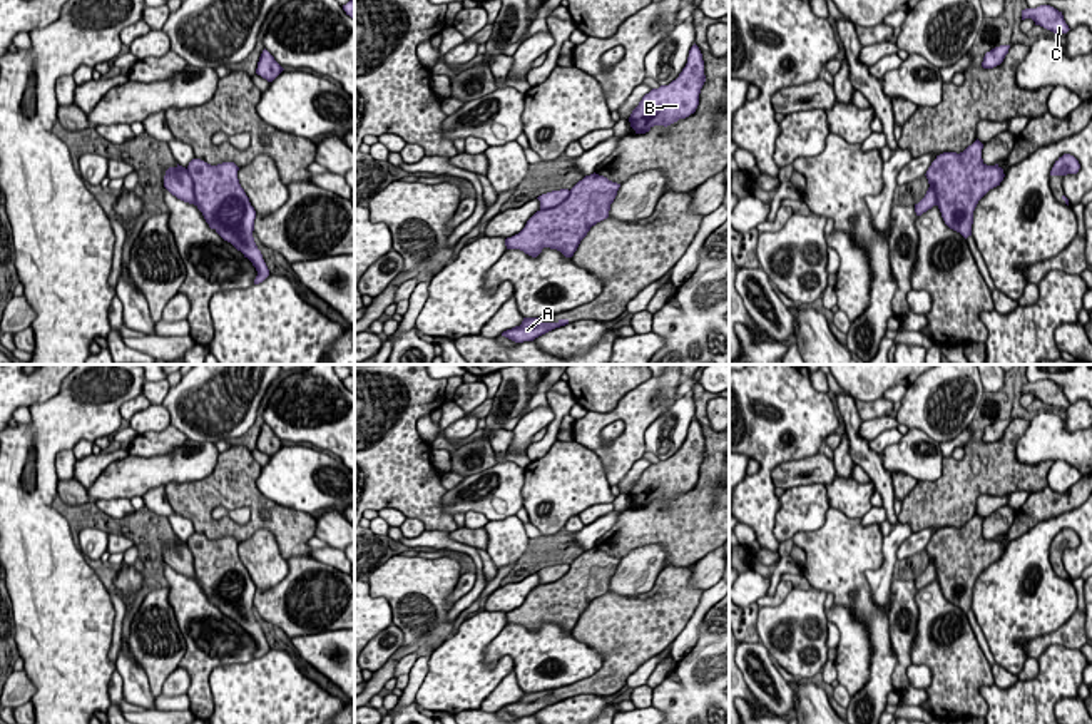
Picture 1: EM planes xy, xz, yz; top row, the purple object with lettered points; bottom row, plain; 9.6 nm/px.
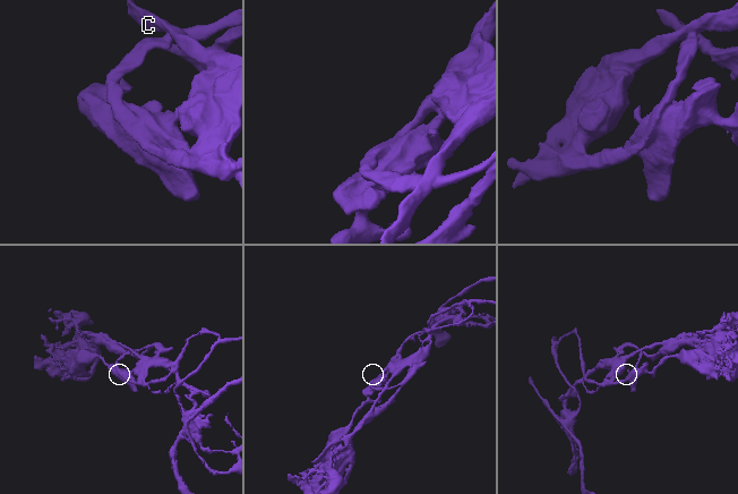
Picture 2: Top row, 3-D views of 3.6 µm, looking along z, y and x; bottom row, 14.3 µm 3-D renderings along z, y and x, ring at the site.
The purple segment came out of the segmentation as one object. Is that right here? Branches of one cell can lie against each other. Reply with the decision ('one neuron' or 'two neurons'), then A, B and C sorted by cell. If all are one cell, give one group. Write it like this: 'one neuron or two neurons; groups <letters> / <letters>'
one neuron; groups A B C

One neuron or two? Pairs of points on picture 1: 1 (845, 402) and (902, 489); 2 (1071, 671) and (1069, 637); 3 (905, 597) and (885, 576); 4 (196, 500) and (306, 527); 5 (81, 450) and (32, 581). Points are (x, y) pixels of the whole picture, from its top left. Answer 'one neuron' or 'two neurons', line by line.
1: two neurons
2: two neurons
3: two neurons
4: one neuron
5: two neurons

